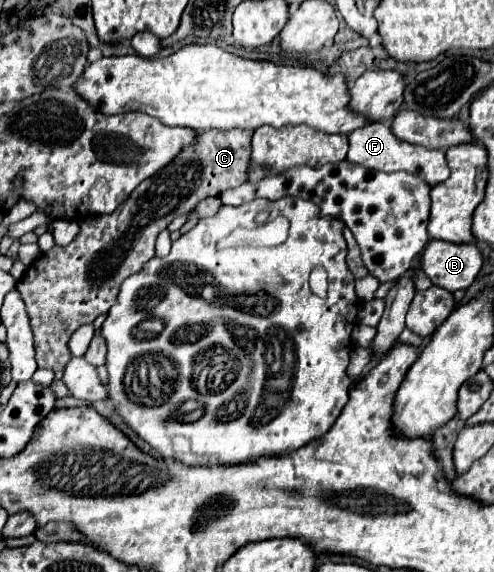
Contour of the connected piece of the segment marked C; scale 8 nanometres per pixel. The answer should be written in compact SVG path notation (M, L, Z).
M238 128L200 132L196 146L186 146L176 162L144 180L112 214L82 220L82 230L74 242L40 254L26 268L16 290L30 316L38 368L48 368L52 372L64 370L70 360L66 344L72 332L82 324L92 324L96 316L112 308L120 284L154 256L156 236L166 230L176 216L192 212L194 206L208 196L218 196L246 182L250 138L252 130Z

